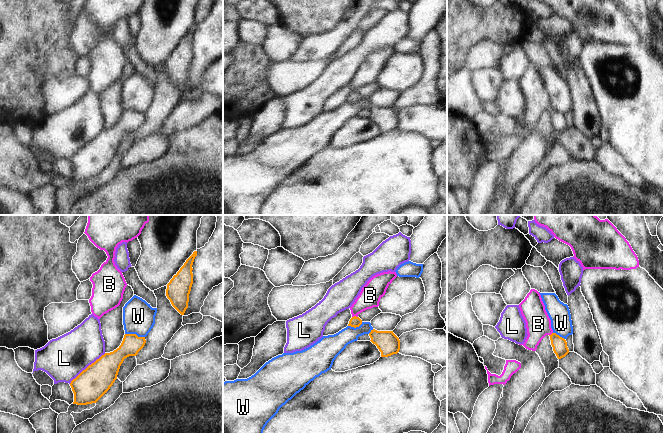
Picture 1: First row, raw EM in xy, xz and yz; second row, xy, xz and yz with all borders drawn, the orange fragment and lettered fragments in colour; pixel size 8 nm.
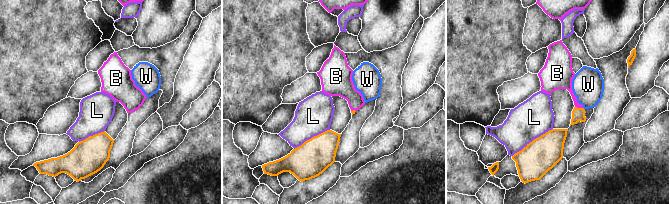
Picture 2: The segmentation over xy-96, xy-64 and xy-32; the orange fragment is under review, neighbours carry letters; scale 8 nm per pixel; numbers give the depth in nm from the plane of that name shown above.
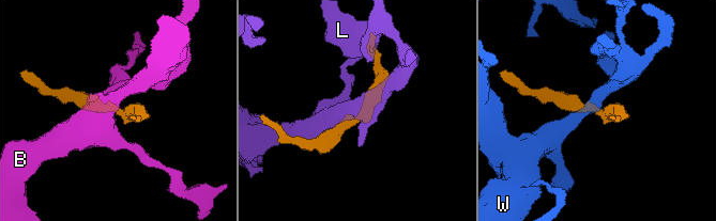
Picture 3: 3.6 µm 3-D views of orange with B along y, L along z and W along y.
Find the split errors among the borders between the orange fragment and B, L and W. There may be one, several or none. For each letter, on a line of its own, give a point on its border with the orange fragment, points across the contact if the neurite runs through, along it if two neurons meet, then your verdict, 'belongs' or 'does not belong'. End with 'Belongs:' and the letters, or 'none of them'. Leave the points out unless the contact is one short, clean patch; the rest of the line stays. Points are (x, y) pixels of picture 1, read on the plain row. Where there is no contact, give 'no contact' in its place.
B: meets orange in xz at (354, 92); runs through xz (355, 97), (354, 92), (354, 87), (370, 71); belongs
L: meets orange in xy at (88, 142); border along xy (105, 129), (89, 140), (69, 159); does not belong
W: meets orange in xy at (135, 110); border along xy (125, 109), (135, 109), (138, 112), (144, 113); does not belong
Belongs: B

